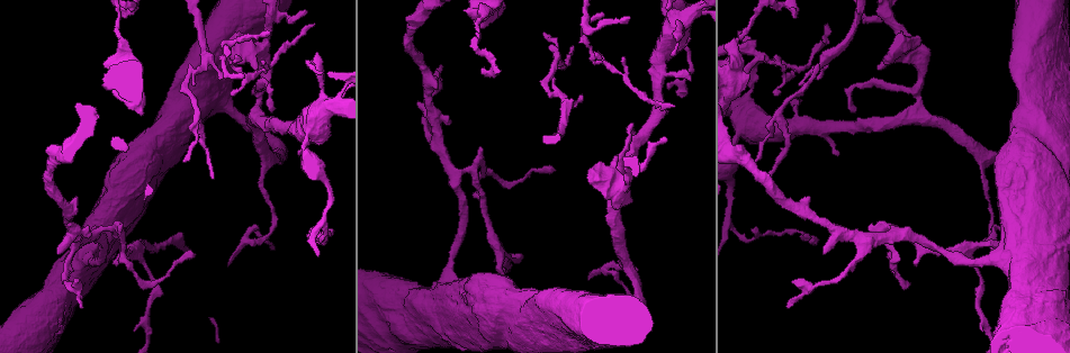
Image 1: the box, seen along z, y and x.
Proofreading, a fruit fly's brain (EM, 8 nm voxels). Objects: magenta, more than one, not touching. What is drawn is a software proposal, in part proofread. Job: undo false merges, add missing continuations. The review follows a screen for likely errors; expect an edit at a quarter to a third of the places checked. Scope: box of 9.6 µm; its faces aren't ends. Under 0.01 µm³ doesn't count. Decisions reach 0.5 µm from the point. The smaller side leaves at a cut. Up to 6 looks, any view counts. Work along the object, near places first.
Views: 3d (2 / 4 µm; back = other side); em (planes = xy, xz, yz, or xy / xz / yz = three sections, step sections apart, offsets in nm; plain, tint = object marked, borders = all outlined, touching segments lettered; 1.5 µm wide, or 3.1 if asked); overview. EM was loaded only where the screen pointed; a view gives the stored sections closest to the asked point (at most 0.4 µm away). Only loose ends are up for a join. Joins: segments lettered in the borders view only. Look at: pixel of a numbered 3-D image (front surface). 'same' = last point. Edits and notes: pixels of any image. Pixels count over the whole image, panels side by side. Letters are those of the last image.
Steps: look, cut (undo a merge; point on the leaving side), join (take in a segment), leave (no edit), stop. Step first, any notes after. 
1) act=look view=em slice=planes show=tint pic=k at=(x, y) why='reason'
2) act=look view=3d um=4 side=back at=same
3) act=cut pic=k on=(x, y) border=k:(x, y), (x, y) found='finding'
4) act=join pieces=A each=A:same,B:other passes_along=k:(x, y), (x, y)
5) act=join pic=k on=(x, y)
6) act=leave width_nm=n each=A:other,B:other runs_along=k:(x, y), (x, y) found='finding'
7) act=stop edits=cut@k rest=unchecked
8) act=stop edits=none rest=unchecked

act=look view=3d um=4 pic=1 at=(118, 11) why='abrupt turn'

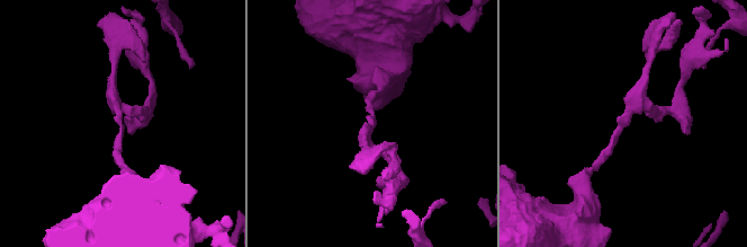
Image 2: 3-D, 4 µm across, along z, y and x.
act=look view=em slice=planes show=borders pic=2 at=(369, 113)

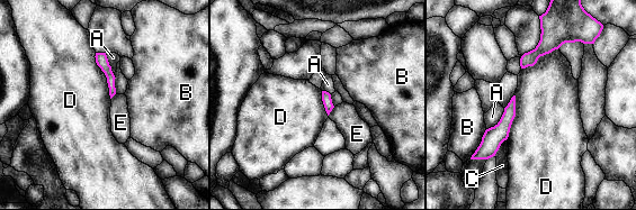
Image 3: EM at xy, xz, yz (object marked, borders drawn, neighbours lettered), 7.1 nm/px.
act=leave each=A:other,B:other,C:other,D:other,E:other border=3:(95, 53), (110, 99) found='one cell here'

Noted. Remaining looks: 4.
act=look view=3d um=2 pic=1 at=(123, 227) why='branch stops here'

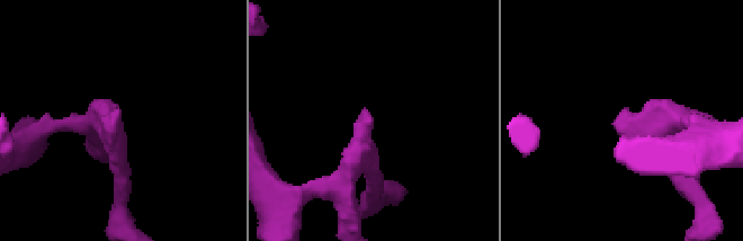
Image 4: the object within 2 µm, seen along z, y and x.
act=look view=em slice=yz step=8 show=tint pic=4 at=(618, 118)

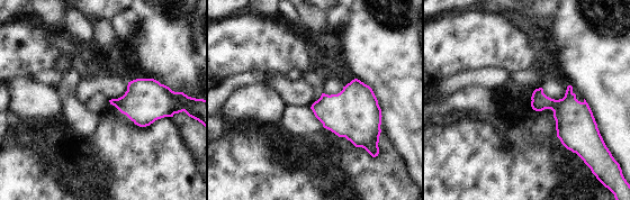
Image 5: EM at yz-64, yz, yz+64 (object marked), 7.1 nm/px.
act=look view=em slice=planes show=borders at=same

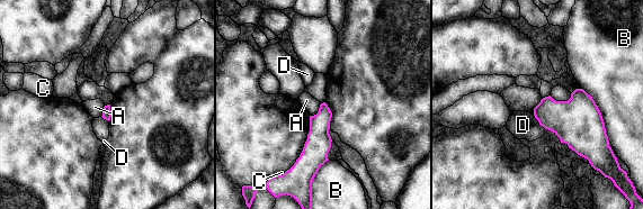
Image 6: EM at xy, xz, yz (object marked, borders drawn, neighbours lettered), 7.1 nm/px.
act=leave each=A:other,B:other,C:other,D:other border=6:(321, 103), (318, 111), (311, 116) found='no lettered segment goes on from it'

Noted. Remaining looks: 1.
act=look view=em slice=planes show=borders pic=1 at=(672, 55)

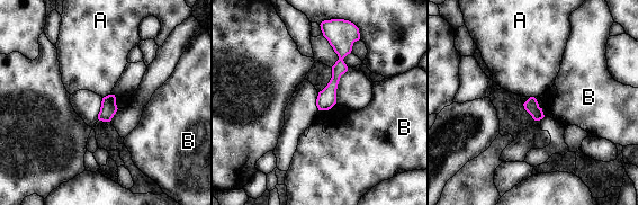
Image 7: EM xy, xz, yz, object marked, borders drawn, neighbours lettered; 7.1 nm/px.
act=leave each=A:other,B:other found='no lettered segment goes on from it'

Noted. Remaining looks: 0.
act=stop edits=none rest=unchecked

